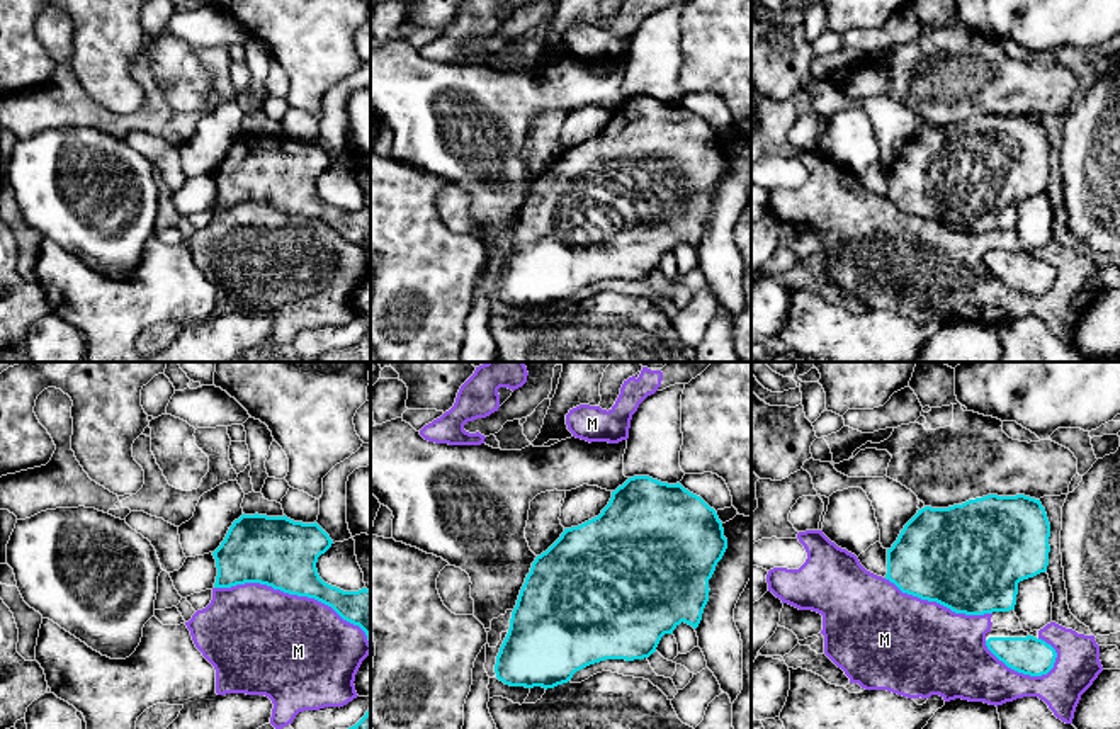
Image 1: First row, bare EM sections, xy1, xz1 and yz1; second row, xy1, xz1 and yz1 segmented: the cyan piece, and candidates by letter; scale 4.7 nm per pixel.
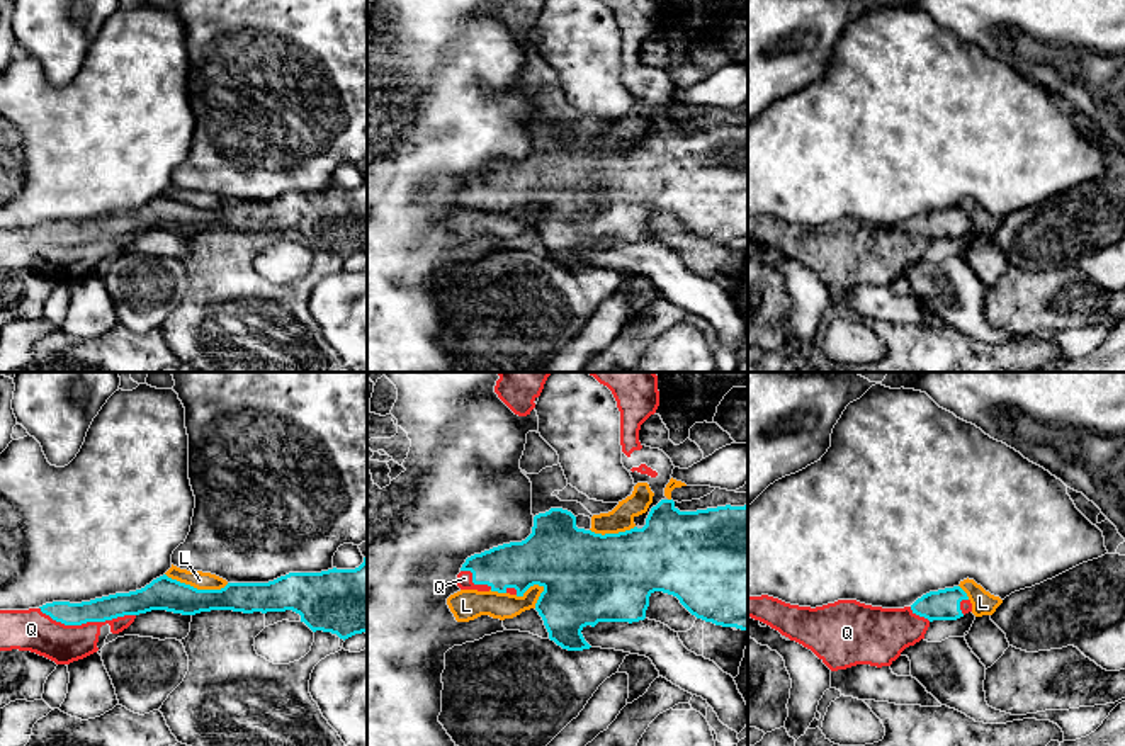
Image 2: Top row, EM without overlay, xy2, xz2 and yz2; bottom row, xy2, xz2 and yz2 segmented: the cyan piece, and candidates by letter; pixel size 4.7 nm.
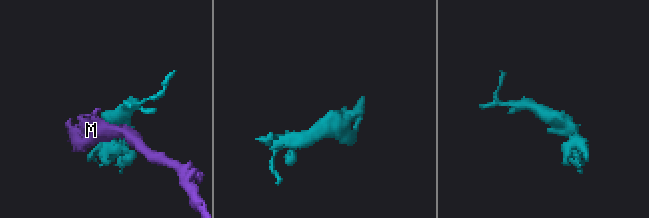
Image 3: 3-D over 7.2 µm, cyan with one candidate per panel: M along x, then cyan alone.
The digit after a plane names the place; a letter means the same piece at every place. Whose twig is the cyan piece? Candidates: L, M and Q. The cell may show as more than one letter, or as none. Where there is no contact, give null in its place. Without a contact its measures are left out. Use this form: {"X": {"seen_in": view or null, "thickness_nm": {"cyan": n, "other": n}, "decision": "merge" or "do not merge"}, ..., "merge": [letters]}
{"L": {"seen_in": "xy2", "thickness_nm": {"cyan": 160, "other": 90}, "decision": "do not merge"}, "M": {"seen_in": "xy1", "thickness_nm": {"cyan": 340, "other": 480}, "decision": "do not merge"}, "Q": {"seen_in": "xy2", "thickness_nm": {"cyan": 110, "other": 190}, "decision": "merge"}, "merge": ["Q"]}

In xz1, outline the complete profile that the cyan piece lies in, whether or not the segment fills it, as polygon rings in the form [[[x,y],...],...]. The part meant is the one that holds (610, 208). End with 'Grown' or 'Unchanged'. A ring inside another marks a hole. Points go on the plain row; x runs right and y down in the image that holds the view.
[[[649,95],[629,97],[612,110],[602,133],[561,156],[532,182],[512,231],[508,253],[496,275],[495,292],[510,306],[554,308],[573,294],[605,279],[644,279],[656,272],[665,253],[682,243],[693,248],[709,221],[709,199],[727,168],[722,141],[714,127],[680,102],[668,104]]]. Unchanged

